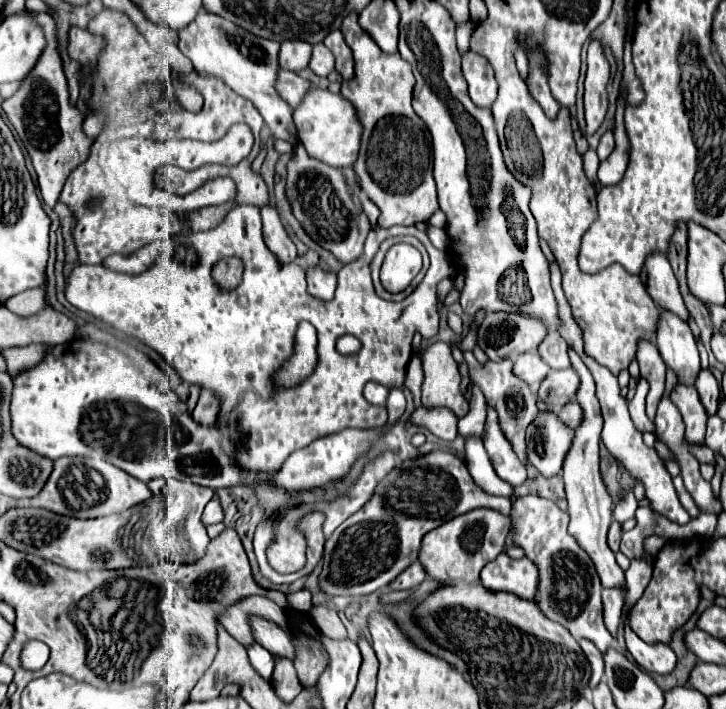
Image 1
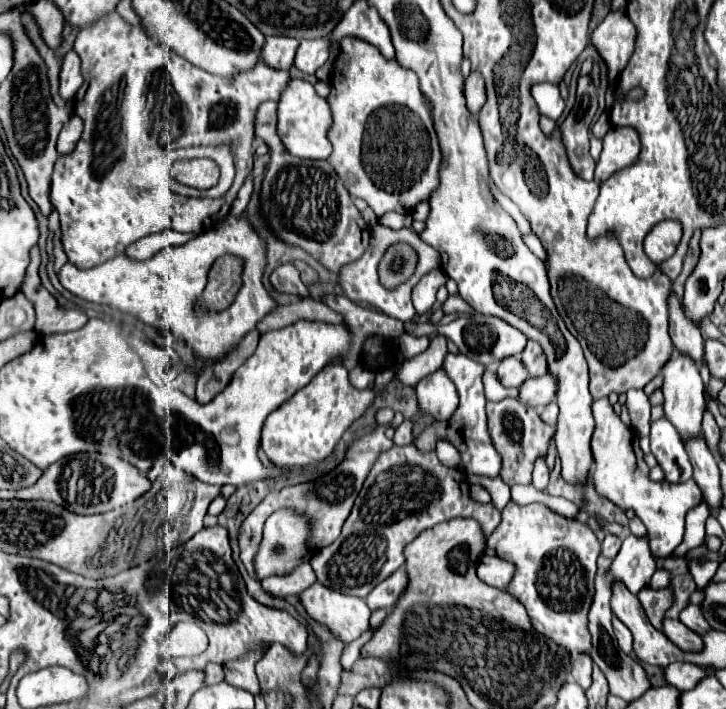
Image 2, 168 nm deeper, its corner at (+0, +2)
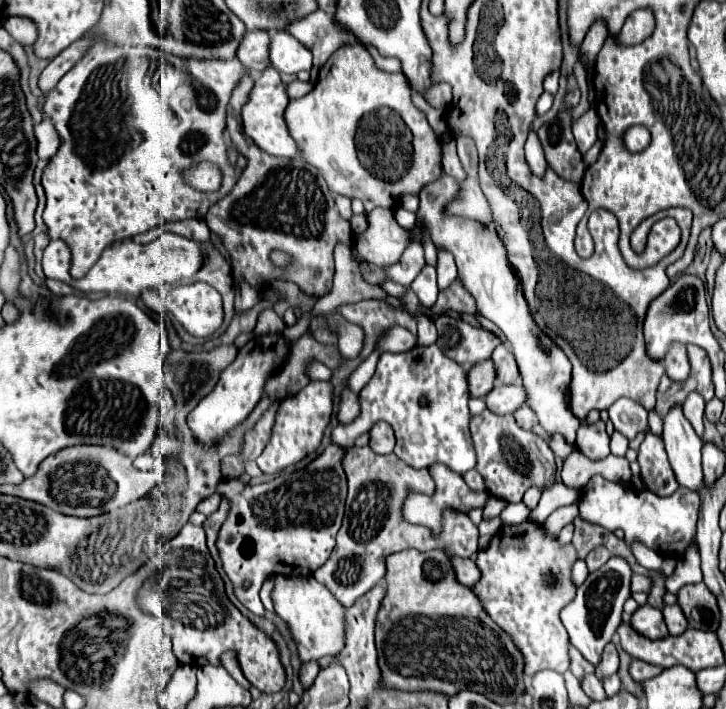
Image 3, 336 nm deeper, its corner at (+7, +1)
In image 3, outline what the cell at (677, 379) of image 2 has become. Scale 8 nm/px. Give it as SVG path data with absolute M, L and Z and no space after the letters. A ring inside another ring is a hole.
M673 407L663 417L663 441L677 483L697 493L703 487L701 471L703 441L697 437L691 423L685 419L681 407Z

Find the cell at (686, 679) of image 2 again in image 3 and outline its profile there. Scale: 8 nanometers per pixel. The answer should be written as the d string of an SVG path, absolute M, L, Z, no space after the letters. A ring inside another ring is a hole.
M633 659L631 665L629 665L629 675L635 679L635 681L645 681L649 677L655 677L661 673L661 667L655 667L655 665L649 665L645 661L639 661L639 659Z

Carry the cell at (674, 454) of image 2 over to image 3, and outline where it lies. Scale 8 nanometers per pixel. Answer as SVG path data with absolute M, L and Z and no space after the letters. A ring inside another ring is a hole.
M647 433L637 455L637 463L641 467L641 479L645 481L647 489L657 493L659 497L669 497L679 487L673 469L669 469L667 453L663 447L661 437Z

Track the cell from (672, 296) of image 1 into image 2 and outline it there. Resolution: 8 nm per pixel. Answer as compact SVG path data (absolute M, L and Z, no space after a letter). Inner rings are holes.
M674 292L672 296L668 296L668 312L670 312L670 338L674 348L700 362L704 354L704 340L700 336L698 326L688 322L688 316L684 316L682 302L676 298Z

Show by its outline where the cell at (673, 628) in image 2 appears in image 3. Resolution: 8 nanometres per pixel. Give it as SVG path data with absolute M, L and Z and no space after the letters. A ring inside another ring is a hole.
M651 605L639 607L639 609L631 615L629 625L631 625L637 633L641 633L641 635L645 635L645 637L649 637L649 639L661 639L661 637L667 637L667 635L669 635L661 611L655 609L655 607L651 607Z

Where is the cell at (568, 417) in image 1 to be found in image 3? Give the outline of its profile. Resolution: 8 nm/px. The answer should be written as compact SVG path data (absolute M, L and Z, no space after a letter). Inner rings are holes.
M523 405L521 409L517 409L517 413L513 413L513 417L515 417L515 421L517 421L517 425L521 425L521 429L531 429L533 427L533 423L535 423L535 413L527 407L527 405Z

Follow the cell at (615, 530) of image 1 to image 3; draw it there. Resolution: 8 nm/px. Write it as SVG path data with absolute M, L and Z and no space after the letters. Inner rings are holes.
M597 547L597 549L593 549L593 551L587 555L587 559L585 559L589 573L595 573L597 569L601 569L601 567L607 563L609 557L611 557L611 553L609 553L605 547Z

